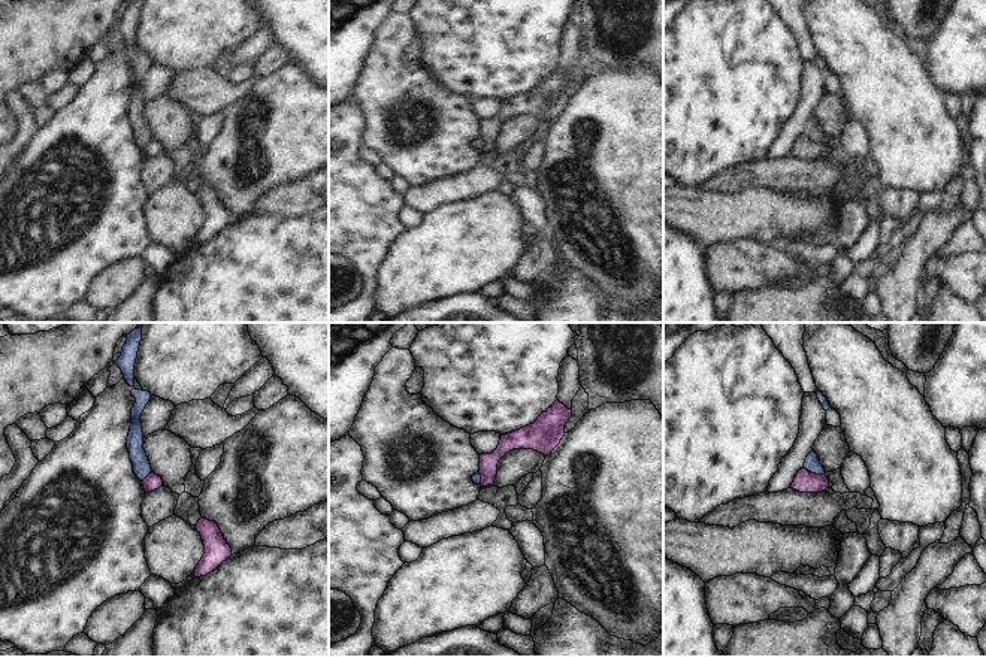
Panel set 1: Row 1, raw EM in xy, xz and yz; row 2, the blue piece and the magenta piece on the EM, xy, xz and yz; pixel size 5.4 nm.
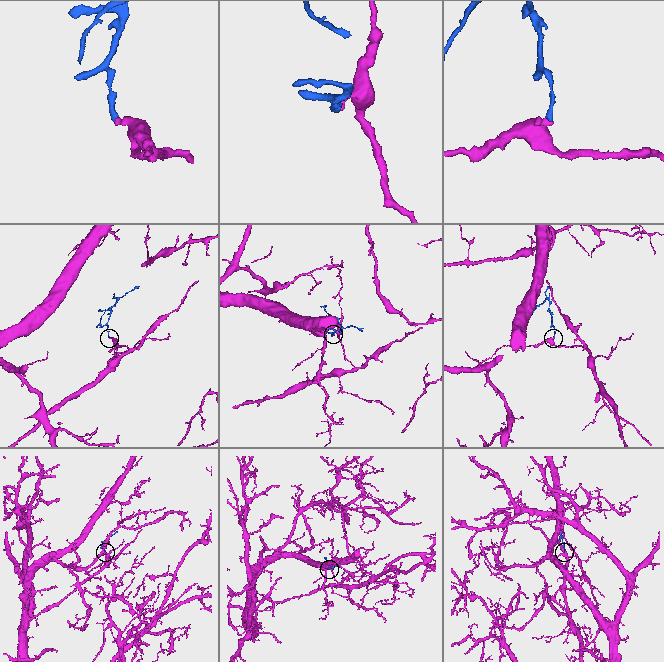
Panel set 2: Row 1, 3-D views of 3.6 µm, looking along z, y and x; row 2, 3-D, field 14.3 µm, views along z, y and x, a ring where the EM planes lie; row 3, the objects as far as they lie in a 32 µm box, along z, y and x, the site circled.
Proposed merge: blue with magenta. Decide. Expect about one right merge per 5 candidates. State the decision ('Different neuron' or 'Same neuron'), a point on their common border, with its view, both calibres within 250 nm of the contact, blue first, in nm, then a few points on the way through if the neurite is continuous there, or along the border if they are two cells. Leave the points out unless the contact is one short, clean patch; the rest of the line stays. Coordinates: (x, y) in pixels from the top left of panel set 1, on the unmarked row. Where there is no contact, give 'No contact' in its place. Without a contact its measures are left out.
Different neuron. Touches blue at yz (814, 138). Thickness 80 nm (blue) against 120 nm. Boundary: yz (802, 133), (816, 139), (825, 139).

